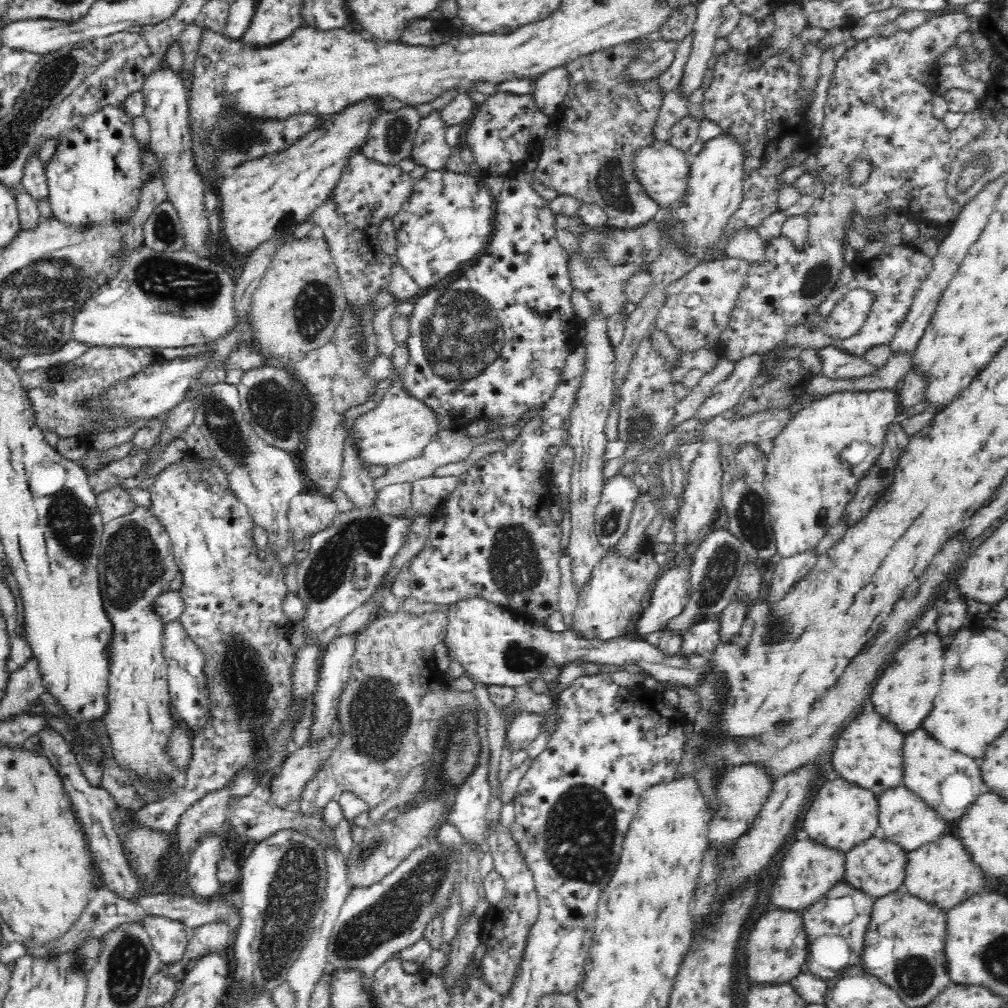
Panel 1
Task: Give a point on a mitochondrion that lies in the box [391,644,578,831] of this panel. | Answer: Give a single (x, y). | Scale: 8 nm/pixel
(459, 759)

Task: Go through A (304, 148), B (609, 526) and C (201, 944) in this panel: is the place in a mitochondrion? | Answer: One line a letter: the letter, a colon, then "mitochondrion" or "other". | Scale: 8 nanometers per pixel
A: other
B: mitochondrion
C: other

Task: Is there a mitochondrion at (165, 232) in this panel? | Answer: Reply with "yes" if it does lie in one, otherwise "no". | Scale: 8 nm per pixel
yes

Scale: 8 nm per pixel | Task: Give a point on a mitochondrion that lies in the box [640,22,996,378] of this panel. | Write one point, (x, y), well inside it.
(816, 278)

